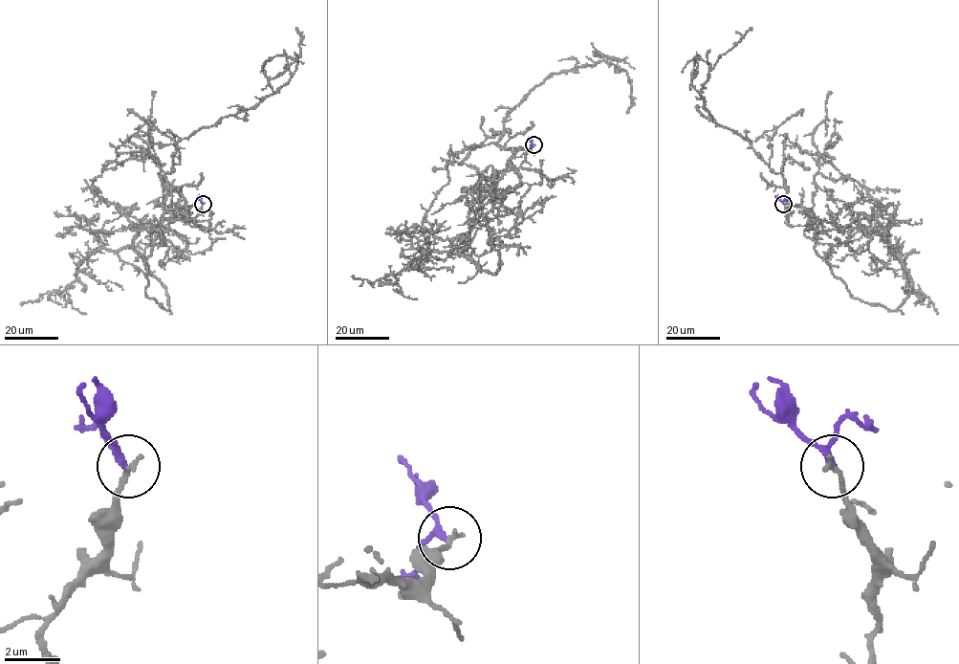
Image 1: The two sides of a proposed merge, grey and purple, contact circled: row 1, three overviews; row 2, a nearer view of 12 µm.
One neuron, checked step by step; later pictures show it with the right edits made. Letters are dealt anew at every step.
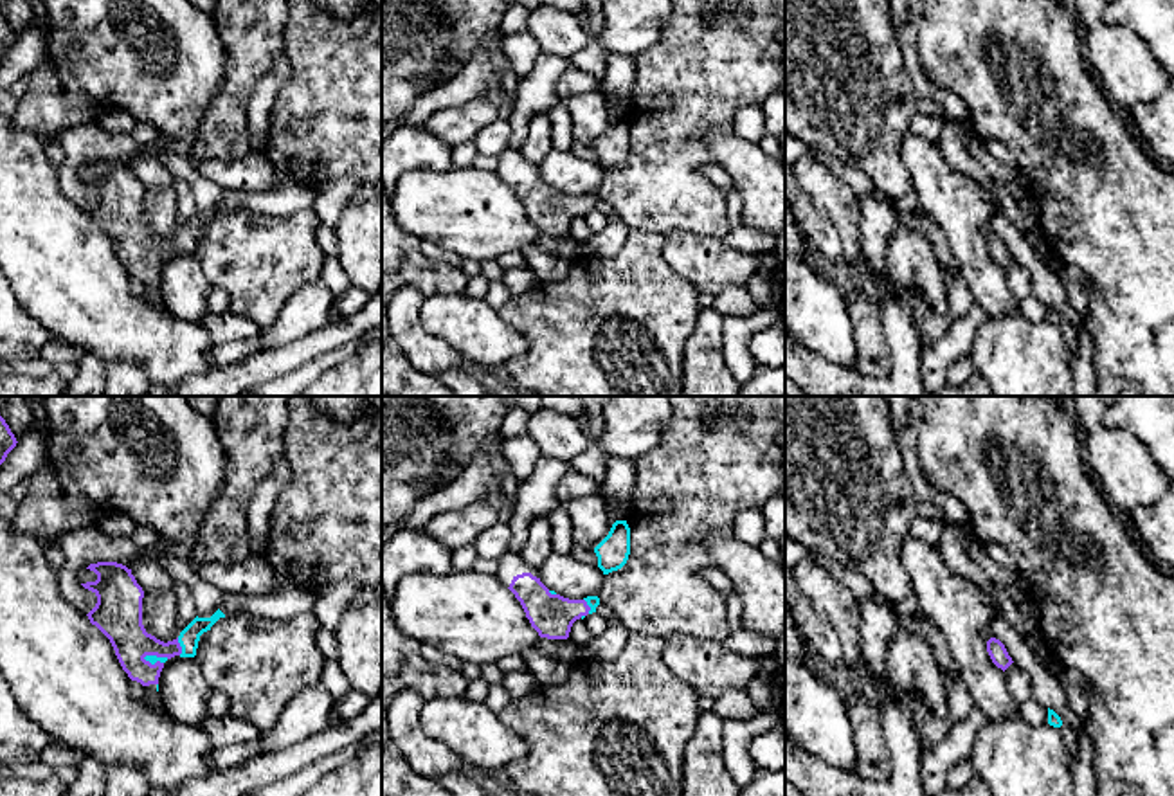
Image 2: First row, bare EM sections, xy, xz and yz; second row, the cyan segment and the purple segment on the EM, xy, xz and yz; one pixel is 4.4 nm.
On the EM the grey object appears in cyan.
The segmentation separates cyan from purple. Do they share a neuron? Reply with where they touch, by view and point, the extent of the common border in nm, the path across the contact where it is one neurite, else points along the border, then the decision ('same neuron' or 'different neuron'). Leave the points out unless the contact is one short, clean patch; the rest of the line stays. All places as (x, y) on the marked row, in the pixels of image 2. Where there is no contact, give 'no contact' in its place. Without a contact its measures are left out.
xy (180, 645) | 80 nm | across xy (189, 636), (180, 645), (137, 649), (132, 643) | same neuron

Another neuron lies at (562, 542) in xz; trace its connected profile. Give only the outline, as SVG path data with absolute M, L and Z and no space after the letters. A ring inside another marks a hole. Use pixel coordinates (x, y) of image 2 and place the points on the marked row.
M556 504L547 517L551 524L551 547L553 553L571 555L574 547L573 540L573 522L569 515L564 511L562 504Z

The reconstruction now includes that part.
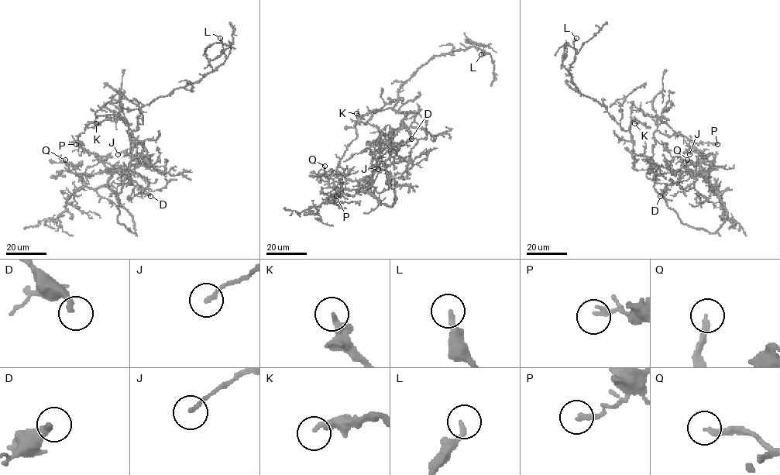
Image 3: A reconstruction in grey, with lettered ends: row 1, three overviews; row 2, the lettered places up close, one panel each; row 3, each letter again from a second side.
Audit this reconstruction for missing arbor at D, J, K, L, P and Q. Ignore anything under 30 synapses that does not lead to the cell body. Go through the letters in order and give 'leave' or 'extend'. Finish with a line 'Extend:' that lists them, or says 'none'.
D: extend
J: leave
K: leave
L: leave
P: leave
Q: extend
Extend: D, Q

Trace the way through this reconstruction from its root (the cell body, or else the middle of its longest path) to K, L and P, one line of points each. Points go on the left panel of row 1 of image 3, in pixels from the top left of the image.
K: (146, 149), (135, 138), (121, 117), (96, 123)
L: (146, 149), (132, 133), (137, 128), (140, 109), (175, 89), (197, 83), (221, 66), (225, 55), (220, 38)
P: (146, 149), (146, 154), (142, 155), (142, 164), (111, 171), (102, 160), (77, 143), (81, 142), (76, 144)

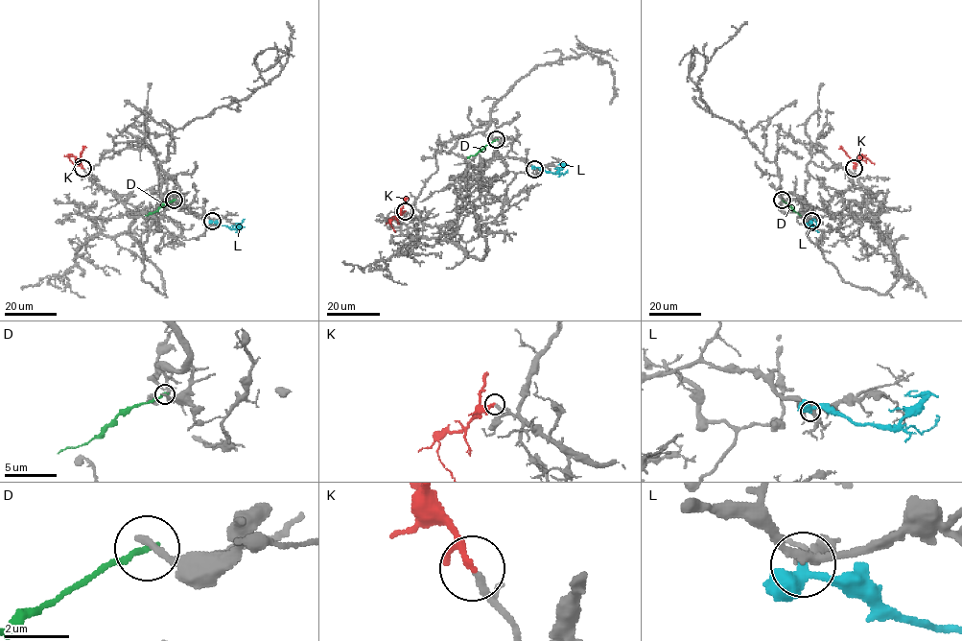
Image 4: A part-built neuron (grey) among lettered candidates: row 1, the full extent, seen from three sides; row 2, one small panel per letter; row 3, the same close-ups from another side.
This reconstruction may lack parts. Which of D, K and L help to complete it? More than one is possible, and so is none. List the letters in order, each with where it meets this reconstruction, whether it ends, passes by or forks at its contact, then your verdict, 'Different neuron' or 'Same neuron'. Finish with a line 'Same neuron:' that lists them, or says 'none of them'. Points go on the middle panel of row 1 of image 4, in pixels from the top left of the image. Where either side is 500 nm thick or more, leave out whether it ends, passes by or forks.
D: Touches grey at (496, 139). It ends there. Different neuron
K: Touches grey at (405, 211). It passes by. Same neuron
L: Touches grey at (534, 169). It passes by. Different neuron
Same neuron: K

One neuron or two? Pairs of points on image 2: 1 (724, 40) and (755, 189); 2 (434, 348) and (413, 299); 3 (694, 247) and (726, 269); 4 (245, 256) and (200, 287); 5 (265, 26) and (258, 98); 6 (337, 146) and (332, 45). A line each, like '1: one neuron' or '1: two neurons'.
1: two neurons
2: one neuron
3: one neuron
4: two neurons
5: two neurons
6: one neuron

